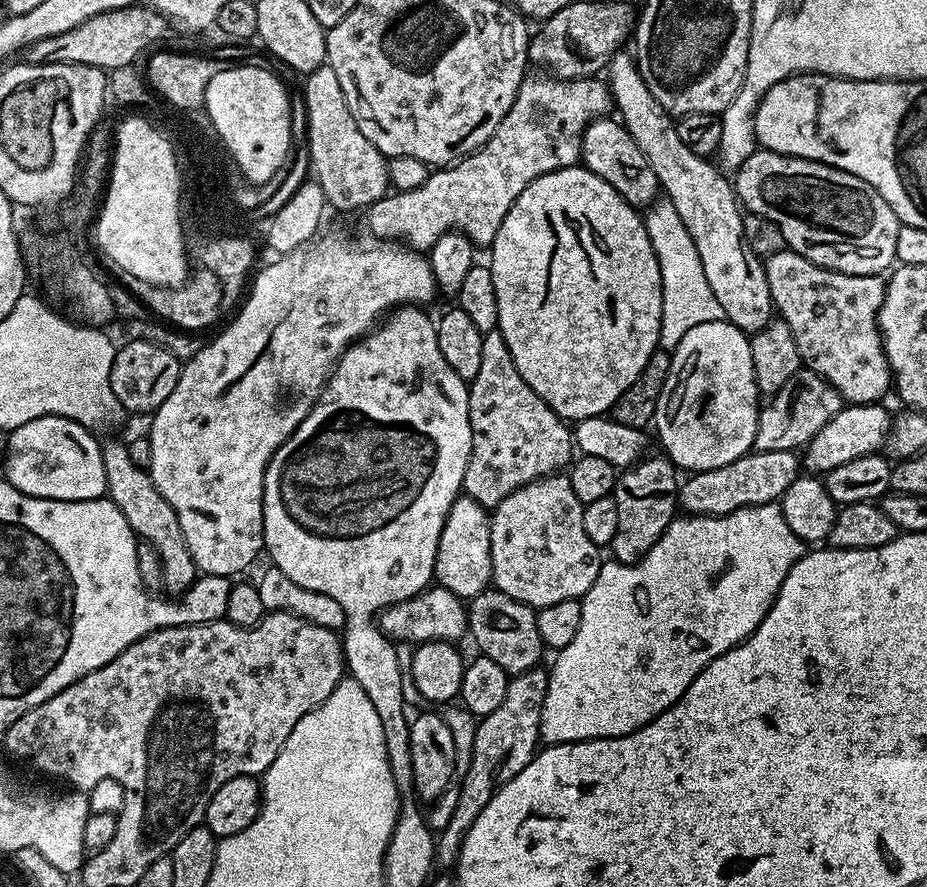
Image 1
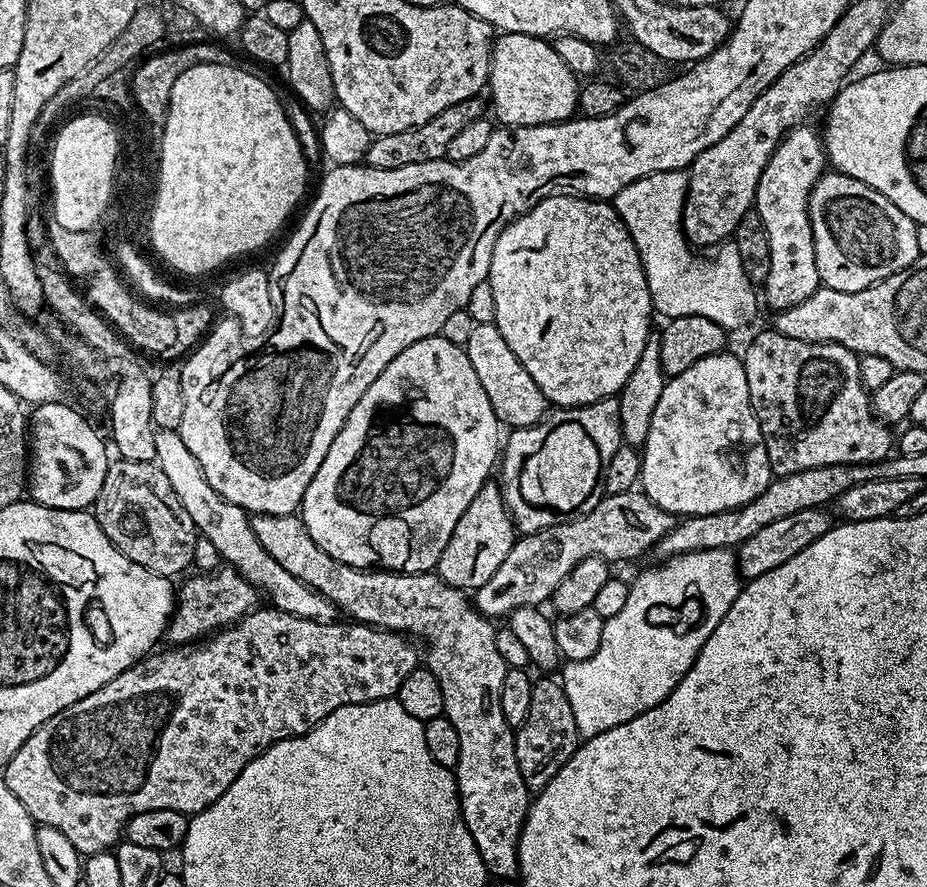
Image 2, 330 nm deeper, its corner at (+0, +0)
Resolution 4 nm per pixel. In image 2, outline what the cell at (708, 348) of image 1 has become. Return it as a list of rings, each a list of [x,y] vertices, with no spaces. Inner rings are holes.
[[[725,350],[702,358],[702,362],[694,362],[694,366],[690,366],[690,370],[682,370],[682,374],[671,377],[662,390],[662,398],[658,398],[658,406],[654,406],[654,418],[650,418],[650,434],[642,449],[640,484],[645,494],[664,512],[671,512],[673,517],[718,514],[718,510],[730,510],[742,506],[746,502],[754,502],[754,498],[758,498],[758,494],[762,494],[762,490],[766,490],[768,483],[774,479],[774,473],[766,454],[766,442],[762,438],[762,430],[758,426],[758,418],[754,414],[750,402],[750,386],[746,386],[746,370],[743,359],[739,355],[731,356],[730,352]]]

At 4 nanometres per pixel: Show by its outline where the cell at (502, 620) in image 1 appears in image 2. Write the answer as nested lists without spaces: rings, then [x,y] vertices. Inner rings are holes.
[[[559,679],[539,680],[532,686],[530,694],[530,714],[526,714],[526,722],[515,729],[516,757],[518,770],[530,790],[545,788],[566,766],[566,762],[576,753],[582,743],[578,726],[574,722],[574,710],[570,710],[570,698],[566,698],[566,690]]]

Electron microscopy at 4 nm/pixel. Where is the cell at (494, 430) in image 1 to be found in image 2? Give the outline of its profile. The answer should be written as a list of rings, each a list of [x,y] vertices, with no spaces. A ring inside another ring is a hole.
[[[486,483],[478,490],[478,494],[474,494],[474,502],[462,510],[462,518],[458,518],[458,526],[454,526],[454,534],[450,534],[450,542],[446,542],[442,558],[438,558],[435,575],[455,588],[480,588],[490,582],[490,578],[494,578],[494,570],[506,562],[506,554],[510,554],[517,539],[518,529],[508,511],[508,505],[504,503],[501,485]]]

